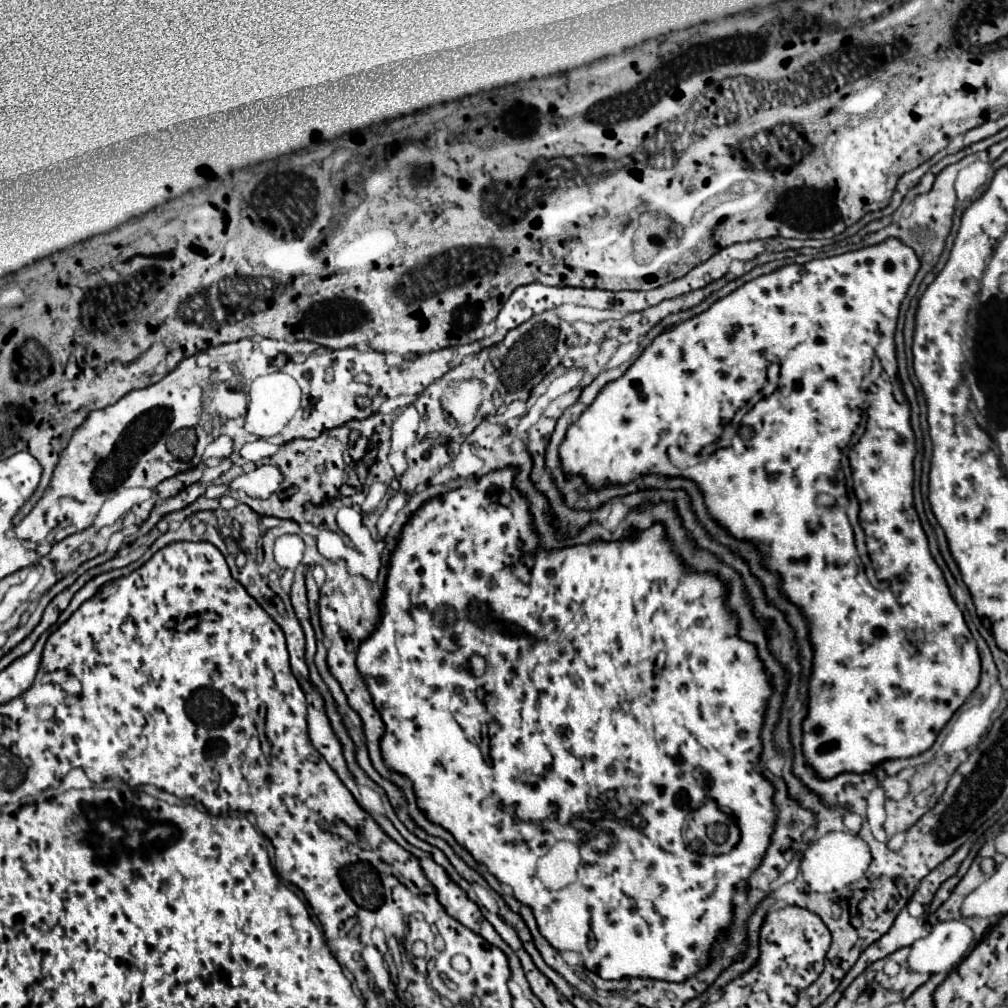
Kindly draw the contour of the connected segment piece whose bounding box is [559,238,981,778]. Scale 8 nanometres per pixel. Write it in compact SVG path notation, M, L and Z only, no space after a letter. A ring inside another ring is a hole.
M889 238L889 240L885 240L885 242L881 242L881 244L877 244L877 246L867 246L867 248L861 248L861 250L855 250L855 252L847 252L847 254L841 254L841 256L833 256L833 258L825 258L825 260L811 260L811 262L807 262L807 264L789 264L789 266L783 266L783 268L779 268L779 270L775 270L775 272L771 272L771 274L767 274L767 276L759 276L759 278L755 278L755 280L751 280L751 282L747 282L747 284L743 284L743 286L741 286L741 288L737 288L737 290L735 290L735 292L731 292L731 294L729 294L729 296L725 296L725 298L721 298L721 300L717 300L717 302L715 302L715 304L713 304L713 306L711 306L711 308L709 308L709 310L705 310L705 312L701 312L701 314L697 314L697 316L695 316L695 318L691 318L691 320L685 320L685 322L681 322L681 324L679 324L679 326L675 326L675 328L671 328L671 330L665 330L665 332L663 332L663 334L661 334L661 336L657 336L657 338L655 338L655 340L653 340L653 342L651 342L651 346L649 346L649 348L645 348L645 350L643 350L643 354L641 354L641 356L639 356L639 358L637 358L637 360L635 360L635 362L633 362L633 366L631 366L631 368L629 368L629 370L627 370L627 372L625 372L625 374L623 374L623 376L621 376L621 378L619 378L619 380L615 380L615 382L611 382L611 384L607 384L607 386L605 386L605 388L603 388L603 390L601 390L601 392L599 392L599 396L597 396L597 398L595 398L595 402L593 402L593 404L591 404L591 406L589 406L589 408L587 408L587 410L585 410L585 412L583 412L583 414L581 414L581 416L579 416L579 418L577 418L577 422L573 422L573 424L571 424L571 426L569 426L569 430L567 430L567 436L565 436L565 442L563 442L563 444L561 444L561 450L559 450L559 456L561 456L561 466L563 466L563 472L565 472L565 474L583 474L583 476L585 476L585 480L587 480L587 482L589 482L589 484L591 484L591 486L595 486L595 488L599 488L599 486L603 486L603 484L607 484L607 482L613 482L613 484L627 484L627 482L629 482L629 480L633 480L633 478L635 478L635 476L641 476L641 474L665 474L665 476L685 476L685 478L691 478L691 480L695 480L695 482L697 482L697 484L699 484L699 488L701 488L701 492L703 492L703 496L705 496L705 504L707 504L707 508L709 508L709 512L711 512L711 516L713 516L713 518L715 518L715 520L717 520L717 522L719 522L719 524L723 524L723 526L725 526L725 528L727 528L727 530L729 530L729 532L731 532L731 534L733 534L733 536L735 536L735 538L739 538L739 540L751 540L751 542L757 542L757 544L759 544L759 548L761 548L761 550L763 550L763 552L765 552L765 554L767 554L767 558L765 558L765 564L767 564L767 566L769 566L769 568L771 568L771 570L773 570L773 572L777 572L777 574L779 574L779 576L781 576L781 578L783 578L783 584L781 584L781 590L783 590L783 592L785 592L785 594L787 594L787 598L789 598L789 600L791 600L791 602L795 602L795 604L797 604L797 606L799 606L799 608L801 608L801 610L803 610L803 614L805 614L805 618L807 618L807 622L809 622L809 636L811 636L811 642L813 642L813 648L815 648L815 664L813 664L813 674L811 674L811 682L809 682L809 714L807 714L807 718L805 718L805 722L803 722L803 728L805 728L805 736L803 736L803 750L805 750L805 756L807 756L807 762L809 762L809 764L811 764L811 766L813 766L813 768L815 768L815 770L817 770L817 774L819 774L819 776L821 776L821 778L833 778L833 776L837 776L837 774L841 774L841 772L857 772L857 774L863 774L863 772L867 772L867 770L873 770L873 768L875 768L875 766L877 766L877 764L879 764L879 762L883 762L883 760L889 760L889 758L911 758L911 756L919 756L919 754L923 754L923 752L925 752L925 750L929 750L929 748L931 748L931 746L933 746L933 742L935 742L935 738L937 738L937 736L939 736L939 732L941 732L941 730L943 730L943 726L945 726L945 724L947 724L947 722L949 722L949 720L951 720L951 716L953 716L953 714L955 714L955 712L957 712L957 708L959 708L959 706L961 706L961 704L963 704L963 702L965 702L965 700L967 700L967 698L969 698L969 696L971 696L971 692L973 692L973 690L975 690L975 688L977 688L977 684L979 684L979 674L981 674L981 662L979 662L979 652L977 652L977 644L975 644L975 640L973 640L973 636L971 636L971 632L969 632L969 628L967 628L967 624L965 624L965 618L963 618L963 612L961 612L961 610L959 610L959 608L957 608L957 604L955 604L955 600L953 600L953 598L951 598L951 592L949 592L949 588L947 588L947 582L945 582L945 578L943 578L943 572L941 572L941 568L939 568L939 566L937 566L937 564L935 564L935 560L933 560L933 556L931 556L931 552L929 552L929 546L927 546L927 536L925 536L925 532L923 532L923 528L921 528L921 522L919 522L919 516L917 516L917 512L915 512L915 506L913 506L913 458L915 458L915 438L913 438L913 430L911 430L911 424L909 424L909 404L907 404L907 400L897 400L897 398L895 398L895 396L905 396L905 394L903 394L903 390L901 390L901 384L899 384L899 380L897 380L897 358L895 358L895 342L893 342L893 336L895 336L895 324L897 324L897 314L899 314L899 306L901 306L901 300L903 300L903 298L905 298L905 294L907 294L907 288L909 288L909 284L911 284L911 282L913 282L913 278L915 278L915 274L917 274L917 270L919 270L919 260L917 260L917 256L915 256L915 252L913 252L913 248L909 248L909 246L905 246L905 244L901 244L901 242L899 242L899 240L895 240L895 238ZM875 358L879 358L879 362L881 362L881 366L889 366L889 368L881 368L881 376L879 376L879 378L877 378L877 380L875 380L875 384L873 384L873 388L871 388L871 392L869 392L869 404L865 404L865 396L867 396L867 394L865 394L865 390L863 390L863 388L861 388L861 380L863 380L863 378L865 378L865 376L867 376L867 372L871 372L871 368L873 368L873 360L875 360ZM773 362L777 362L777 364L779 364L779 368L781 368L781 372L779 372L779 382L777 382L777 386L775 386L775 390L773 390L773 392L771 392L771 394L769 394L769 396L765 396L765 394L763 394L763 388L765 388L765 384L767 384L767 368L769 368L769 366L771 366L771 364L773 364ZM863 404L865 404L865 406L867 406L867 408L865 408L865 412L867 412L867 428L865 428L865 432L863 432L863 436L861 436L861 438L859 438L859 442L857 442L857 444L855 444L855 442L853 442L853 444L851 444L851 446L849 446L849 464L851 464L851 478L853 478L853 494L855 494L855 498L857 498L857 500L859 500L859 504L861 504L861 526L863 526L863 530L865 530L865 534L867 534L867 550L868 550L868 553L869 553L869 557L870 557L870 560L871 560L871 564L872 564L872 566L873 566L873 568L874 568L874 570L875 570L875 574L877 574L877 578L883 578L883 580L885 580L885 578L887 578L887 580L889 580L889 588L887 588L887 590L883 590L883 592L881 592L881 590L875 590L875 588L873 588L873 586L871 586L871 584L869 584L869 580L867 580L867 576L865 576L865 568L863 568L863 562L861 562L861 558L859 558L859 552L857 552L857 548L856 548L856 545L855 545L855 538L854 538L854 531L853 531L853 528L851 528L851 524L849 524L849 520L847 520L847 514L845 514L845 512L841 512L841 508L837 508L837 506L831 506L831 508L821 508L821 506L819 506L819 504L817 504L817 496L819 496L819 494L821 494L821 492L825 492L825 494L827 494L827 492L833 492L833 496L837 496L837 500L841 500L841 504L843 504L843 508L845 508L845 506L847 506L847 492L845 492L845 470L843 470L843 464L845 464L845 462L847 462L847 458L845 458L845 450L843 450L843 448L845 448L845 446L847 446L847 442L849 442L849 440L851 440L851 436L853 436L853 432L855 432L855 428L857 428L857 422L859 422L859 420L861 420L861 406L863 406ZM739 412L741 412L741 424L747 424L747 426L751 426L751 428L753 428L753 436L751 436L751 438L749 438L749 440L743 440L743 438L739 438L739 436L735 436L735 434L733 434L733 438L731 438L731 444L729 444L729 446L725 446L725 448L719 448L719 450L717 450L717 452L713 452L713 454L711 454L711 456L709 456L709 458L707 458L707 460L705 460L705 462L699 462L699 464L695 464L695 466L693 466L693 468L691 468L691 470L677 470L677 468L675 468L675 466L673 466L673 464L671 464L671 462L669 462L669 456L667 456L667 448L669 448L669 446L671 446L671 444L675 444L675 446L679 446L679 448L683 448L683 450L685 450L685 452L689 452L689 454L697 454L697 452L701 452L701 450L703 450L703 448L705 448L705 446L709 446L709 444L711 444L711 442L717 442L717 440L719 440L719 436L721 436L721 432L723 432L723 428L725 428L725 424L729 424L729 420L733 420L733 416L737 416L737 414L739 414ZM833 418L845 418L845 420L839 420L839 422L837 422L837 426L835 426L835 438L833 438Z

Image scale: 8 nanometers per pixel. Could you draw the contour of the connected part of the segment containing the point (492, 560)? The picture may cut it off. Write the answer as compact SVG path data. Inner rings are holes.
M505 466L477 478L471 488L455 488L435 498L429 498L413 512L413 516L407 520L407 524L401 530L397 548L389 558L389 570L387 570L383 598L381 598L381 620L357 650L357 668L367 680L365 684L373 698L373 704L385 724L385 732L379 740L383 762L391 772L403 774L411 780L417 806L427 816L427 820L451 832L455 840L477 862L485 864L489 872L497 876L497 880L501 880L501 884L511 886L513 896L517 896L521 904L533 910L541 936L545 936L545 940L549 940L549 944L553 944L557 952L565 952L565 950L579 952L583 956L583 966L605 980L621 980L627 976L669 980L669 982L689 980L711 964L711 952L717 948L719 936L731 930L733 896L735 892L745 892L745 884L749 884L749 876L753 868L761 864L765 856L765 848L769 848L769 836L773 836L773 820L777 820L777 806L773 804L773 784L759 772L759 756L763 750L761 748L763 716L765 716L767 702L773 694L771 676L765 670L765 664L761 662L755 644L747 644L747 640L739 638L739 618L727 606L729 584L723 582L715 572L691 570L683 562L683 558L677 556L675 550L671 548L671 540L667 536L663 522L655 522L653 526L637 532L637 536L631 536L627 540L615 540L615 542L595 540L589 544L545 550L541 546L541 536L533 524L529 500L525 494L521 494L515 488L517 474L519 470L515 466ZM473 654L481 654L487 662L487 670L481 678L475 678L467 670L467 662ZM577 790L579 792L585 790L587 797L594 792L598 793L598 798L606 794L606 798L617 800L621 807L633 808L629 800L631 802L641 800L641 820L645 820L645 836L649 824L649 856L653 856L653 868L637 860L631 850L623 852L623 846L619 846L619 842L613 836L599 834L599 838L591 838L581 846L581 880L577 880L577 884L571 884L563 890L549 890L543 886L535 870L537 870L537 860L547 850L545 822L553 820L553 814L557 814L560 824L570 824L566 820L567 814L569 817L579 816L587 809L587 797L571 797L571 813L569 809L555 808L559 800L553 798L551 794L577 792ZM707 796L713 798L721 808L727 806L737 826L741 828L741 842L737 844L737 848L733 848L729 854L723 856L693 854L687 848L685 840L681 838L681 826L687 812L697 808L697 804L707 800Z

